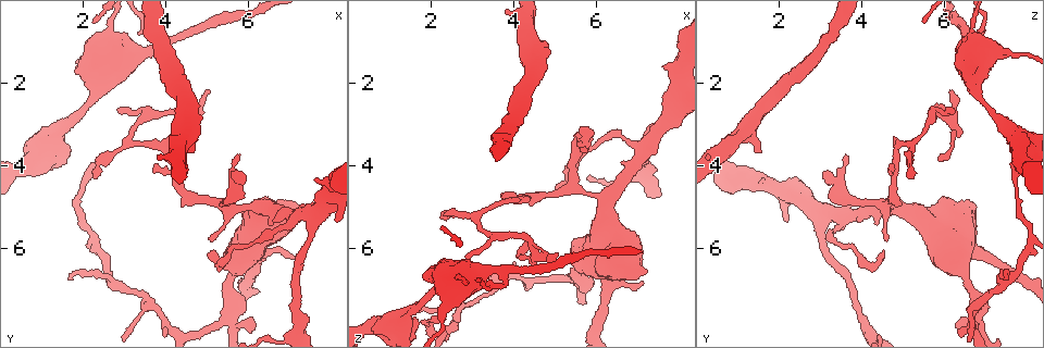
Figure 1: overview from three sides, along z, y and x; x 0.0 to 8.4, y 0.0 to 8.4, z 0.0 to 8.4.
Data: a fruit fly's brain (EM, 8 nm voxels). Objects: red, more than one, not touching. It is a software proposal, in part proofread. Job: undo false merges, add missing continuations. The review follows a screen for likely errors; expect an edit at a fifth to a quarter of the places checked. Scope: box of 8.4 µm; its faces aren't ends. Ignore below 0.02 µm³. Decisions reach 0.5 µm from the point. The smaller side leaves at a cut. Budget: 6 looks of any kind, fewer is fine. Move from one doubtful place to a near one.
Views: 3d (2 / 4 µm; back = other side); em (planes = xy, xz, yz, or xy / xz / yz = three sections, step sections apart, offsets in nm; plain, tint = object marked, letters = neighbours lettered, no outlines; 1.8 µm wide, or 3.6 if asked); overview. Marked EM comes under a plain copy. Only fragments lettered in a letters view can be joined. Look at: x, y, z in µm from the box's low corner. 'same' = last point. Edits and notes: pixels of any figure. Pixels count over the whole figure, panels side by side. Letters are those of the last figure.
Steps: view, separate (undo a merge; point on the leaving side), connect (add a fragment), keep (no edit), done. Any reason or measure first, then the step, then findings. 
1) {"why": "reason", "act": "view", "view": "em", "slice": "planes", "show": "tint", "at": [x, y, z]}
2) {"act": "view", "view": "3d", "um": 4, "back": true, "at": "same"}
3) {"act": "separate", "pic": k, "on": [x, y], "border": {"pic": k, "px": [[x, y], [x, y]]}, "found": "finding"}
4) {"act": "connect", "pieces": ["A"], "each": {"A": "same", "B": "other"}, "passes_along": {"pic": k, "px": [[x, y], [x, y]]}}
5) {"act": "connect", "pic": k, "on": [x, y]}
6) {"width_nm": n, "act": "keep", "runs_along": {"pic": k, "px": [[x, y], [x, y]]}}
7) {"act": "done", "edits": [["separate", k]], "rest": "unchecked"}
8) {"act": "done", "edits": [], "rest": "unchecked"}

{"act": "view", "view": "3d", "um": 4, "at": [3.60, 1.20, 6.50]}

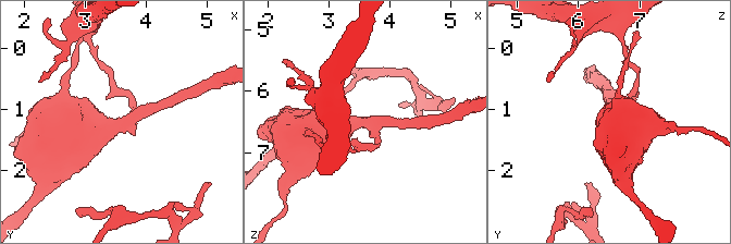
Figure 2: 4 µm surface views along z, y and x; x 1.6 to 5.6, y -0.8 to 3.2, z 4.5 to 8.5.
{"arms": 3, "why": "now the EM", "act": "view", "view": "em", "slice": "planes", "show": "letters", "at": [3.70, 1.20, 6.50]}

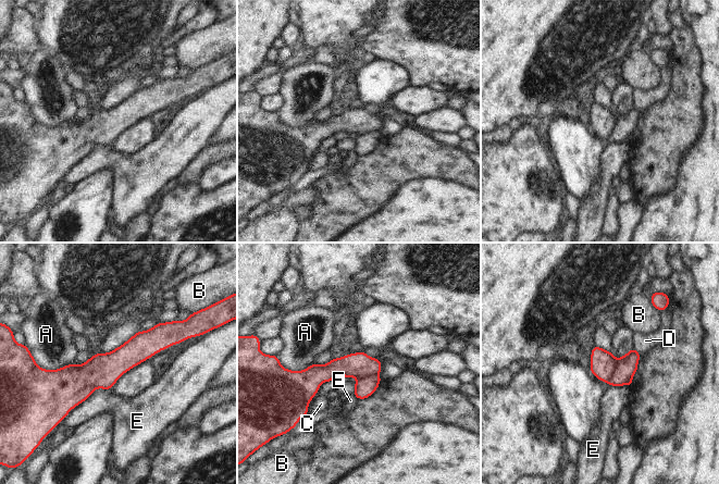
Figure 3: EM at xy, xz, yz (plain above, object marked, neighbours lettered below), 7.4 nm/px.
{"longest_contact_nm": ["E", 300], "act": "separate", "pic": 3, "on": [627, 365], "each": {"A": "other", "B": "other", "C": "other", "D": "other", "E": "other"}, "border": {"pic": 3, "px": [[618, 360], [608, 382]]}, "found": "two neurons meet here"}

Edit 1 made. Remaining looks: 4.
{"why": "abrupt turn", "act": "view", "view": "em", "slice": "planes", "show": "letters", "at": [3.80, 7.55, 6.65]}

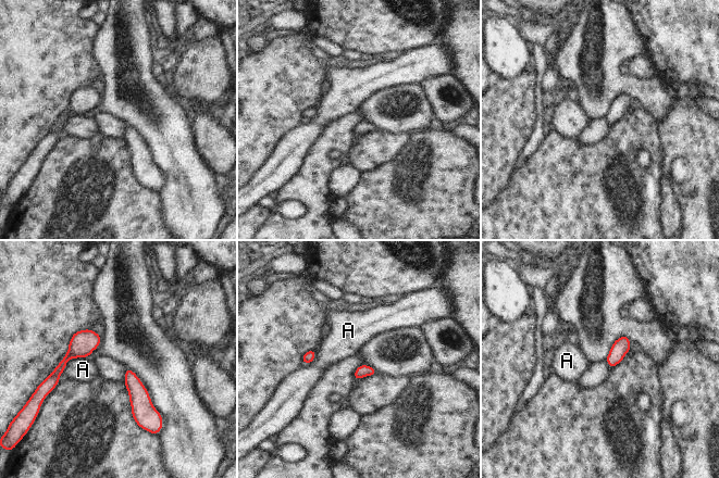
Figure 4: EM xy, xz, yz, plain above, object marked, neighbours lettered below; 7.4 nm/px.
{"longest_contact_nm": ["A", 240], "act": "keep", "each": {"A": "other"}, "border": {"pic": 4, "px": [[89, 355], [71, 359], [63, 370]]}, "found": "all the same neuron"}

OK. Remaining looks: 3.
{"act": "done", "edits": [["separate", 3]], "rest": "unchecked"}

